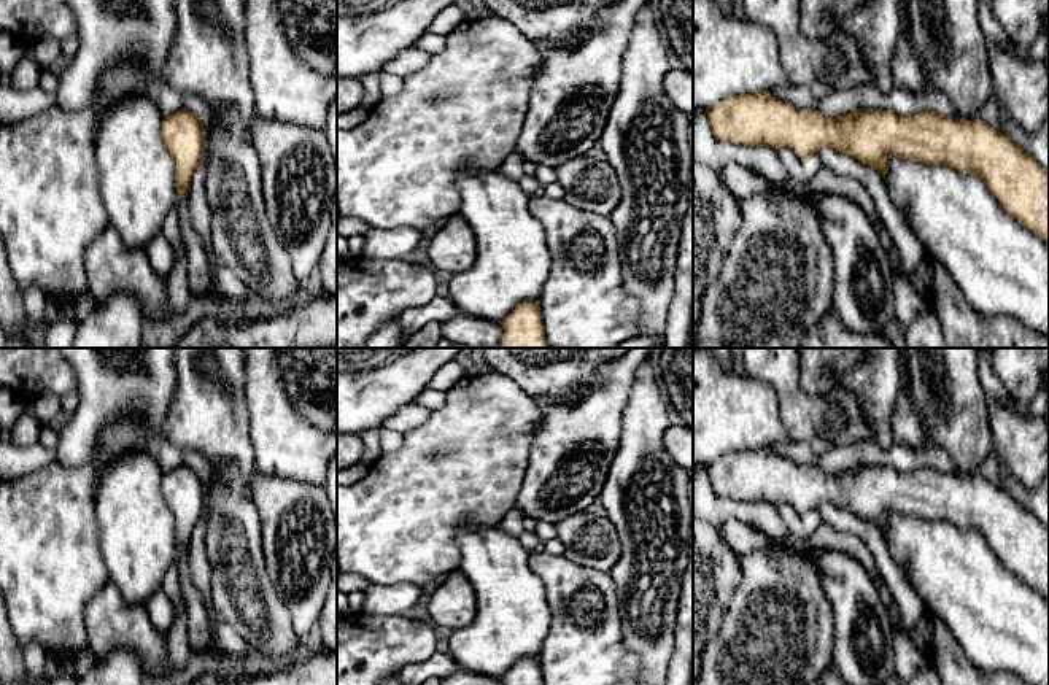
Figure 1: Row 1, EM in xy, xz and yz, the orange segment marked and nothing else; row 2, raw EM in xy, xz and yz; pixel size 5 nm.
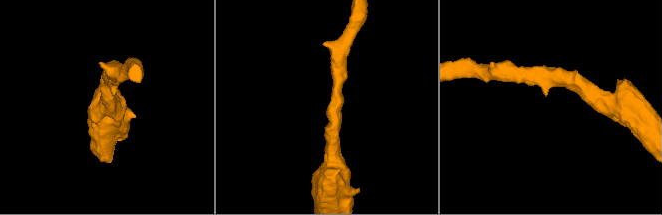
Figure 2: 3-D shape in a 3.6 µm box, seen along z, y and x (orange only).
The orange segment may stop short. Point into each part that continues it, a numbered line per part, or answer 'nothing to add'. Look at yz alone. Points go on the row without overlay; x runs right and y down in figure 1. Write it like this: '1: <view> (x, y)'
nothing to add

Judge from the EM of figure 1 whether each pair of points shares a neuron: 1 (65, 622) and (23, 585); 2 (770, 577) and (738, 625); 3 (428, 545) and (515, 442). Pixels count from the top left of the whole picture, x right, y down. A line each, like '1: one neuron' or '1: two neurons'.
1: one neuron
2: one neuron
3: one neuron

